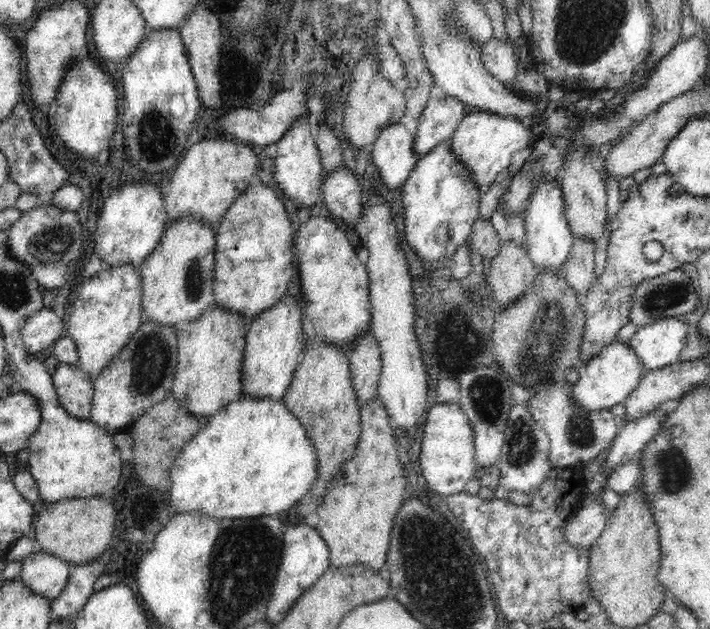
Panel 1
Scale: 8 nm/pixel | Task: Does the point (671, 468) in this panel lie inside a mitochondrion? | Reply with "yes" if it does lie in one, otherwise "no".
yes

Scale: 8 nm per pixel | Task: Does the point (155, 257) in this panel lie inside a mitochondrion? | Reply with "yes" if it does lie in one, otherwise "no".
no

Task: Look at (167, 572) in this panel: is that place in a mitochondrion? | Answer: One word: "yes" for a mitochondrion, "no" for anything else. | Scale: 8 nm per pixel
no

